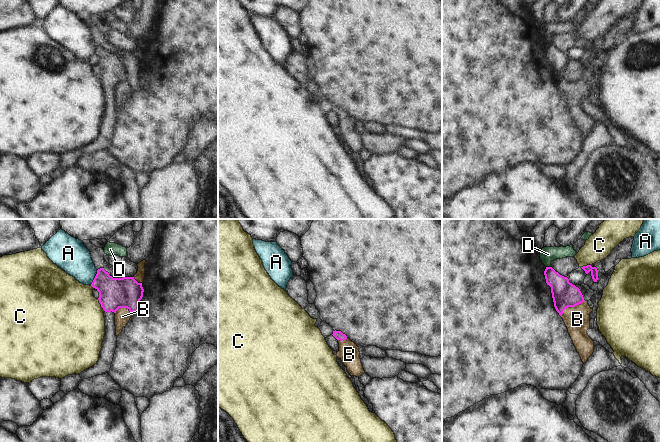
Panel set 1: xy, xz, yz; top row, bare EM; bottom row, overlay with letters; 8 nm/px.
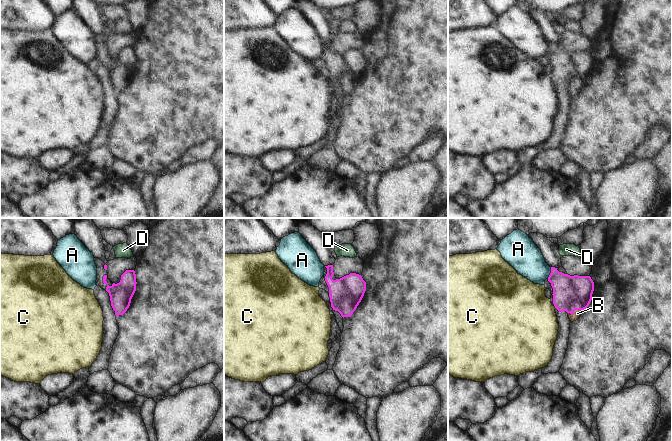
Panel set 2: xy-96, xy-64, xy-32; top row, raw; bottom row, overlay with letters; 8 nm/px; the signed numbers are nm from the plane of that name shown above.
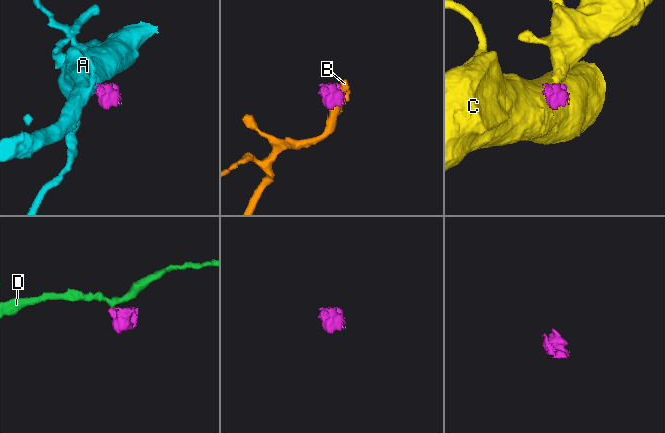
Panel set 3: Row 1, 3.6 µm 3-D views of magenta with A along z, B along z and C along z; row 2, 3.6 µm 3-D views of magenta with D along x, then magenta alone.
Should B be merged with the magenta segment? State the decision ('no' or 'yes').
no

